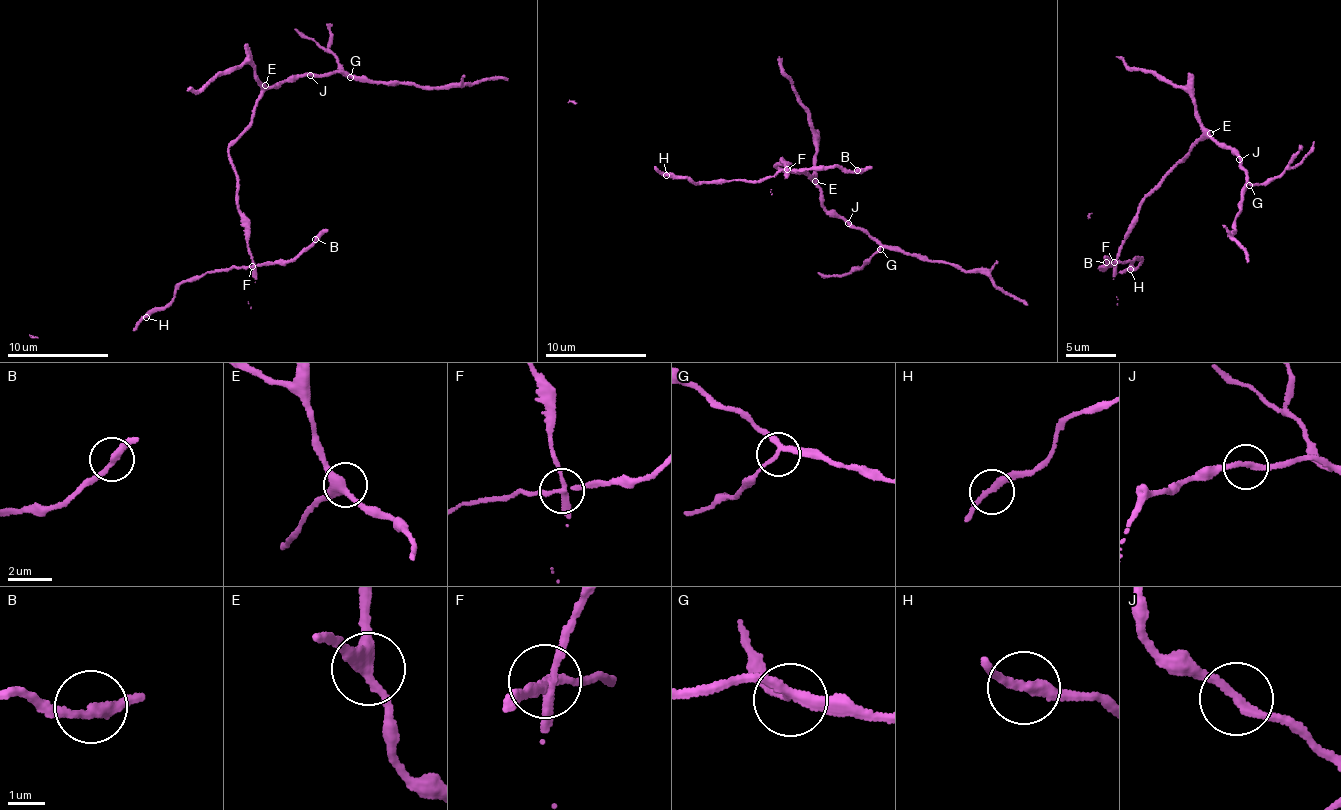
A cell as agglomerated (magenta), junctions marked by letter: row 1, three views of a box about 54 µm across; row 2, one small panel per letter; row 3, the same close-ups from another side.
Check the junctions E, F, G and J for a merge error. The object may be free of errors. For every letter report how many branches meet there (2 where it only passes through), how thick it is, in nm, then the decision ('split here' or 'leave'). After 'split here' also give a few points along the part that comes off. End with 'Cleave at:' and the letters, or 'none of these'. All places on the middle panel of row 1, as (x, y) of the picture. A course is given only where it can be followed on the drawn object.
E: branches 3; calibre 320 nm; leave
F: branches 4; calibre 220 nm; split here
G: branches 3; calibre 220 nm; leave
J: branches 2; calibre 240 nm; leave
Cleave at: F

